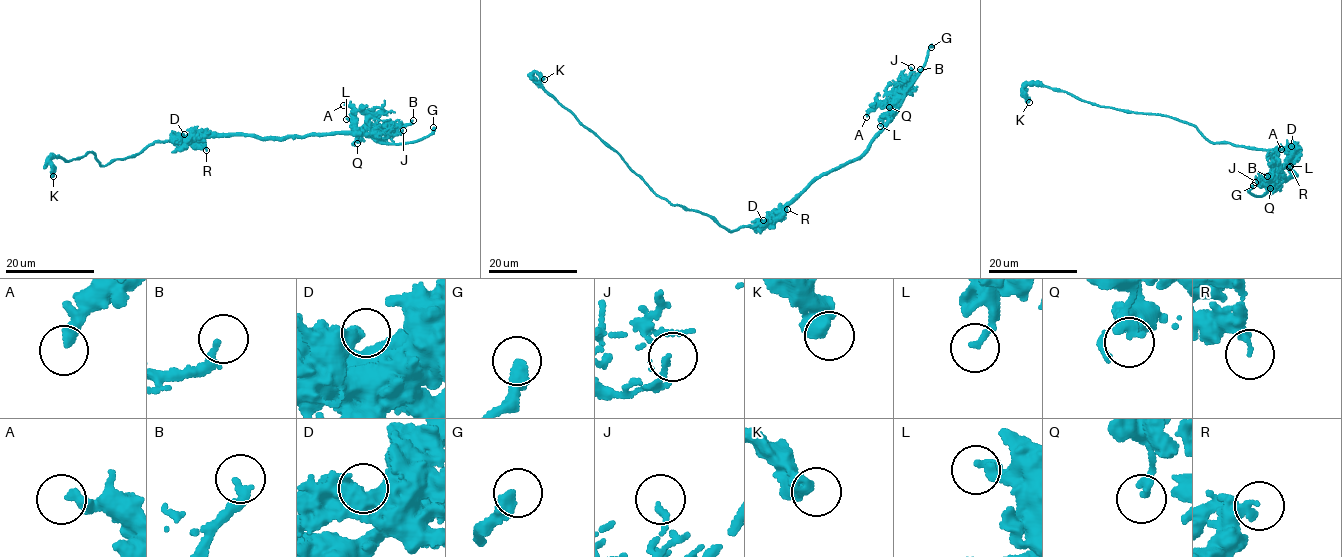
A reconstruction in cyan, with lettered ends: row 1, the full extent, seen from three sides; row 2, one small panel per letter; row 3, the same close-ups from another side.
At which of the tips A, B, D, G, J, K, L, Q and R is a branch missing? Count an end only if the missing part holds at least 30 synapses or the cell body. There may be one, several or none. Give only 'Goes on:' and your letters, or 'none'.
Goes on: G

